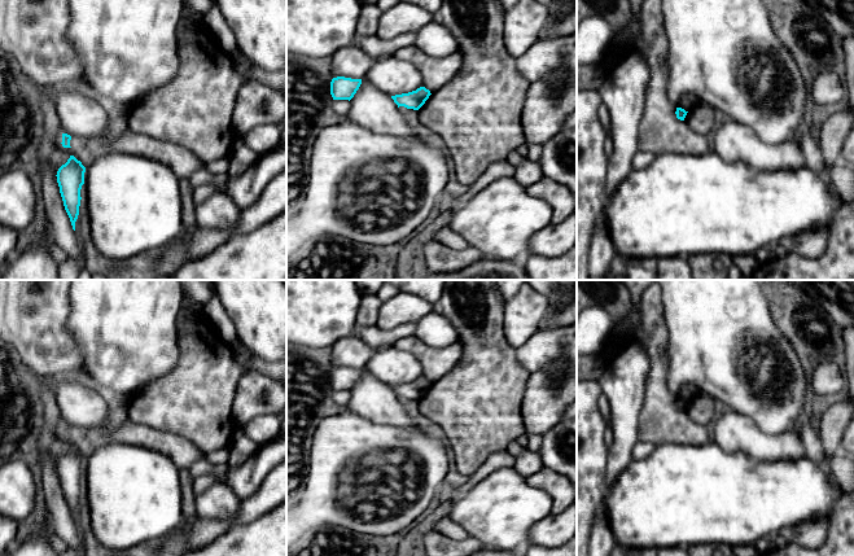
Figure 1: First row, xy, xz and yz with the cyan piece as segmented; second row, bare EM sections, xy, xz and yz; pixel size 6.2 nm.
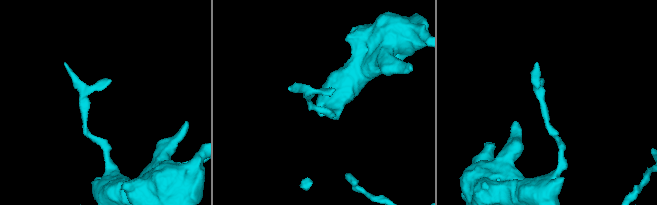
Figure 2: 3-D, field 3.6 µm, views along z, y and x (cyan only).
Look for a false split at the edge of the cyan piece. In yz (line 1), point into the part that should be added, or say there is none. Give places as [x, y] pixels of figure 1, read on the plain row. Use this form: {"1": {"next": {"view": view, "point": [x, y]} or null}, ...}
{"1": {"next": null}}

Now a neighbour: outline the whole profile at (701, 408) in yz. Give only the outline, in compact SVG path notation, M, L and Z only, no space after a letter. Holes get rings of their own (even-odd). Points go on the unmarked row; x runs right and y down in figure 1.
M700 391L687 403L684 412L700 425L708 425L718 416L715 411L715 399Z

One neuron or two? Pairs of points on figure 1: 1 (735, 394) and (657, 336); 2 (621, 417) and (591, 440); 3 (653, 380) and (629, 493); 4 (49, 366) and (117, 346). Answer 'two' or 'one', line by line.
1: two
2: two
3: two
4: two

